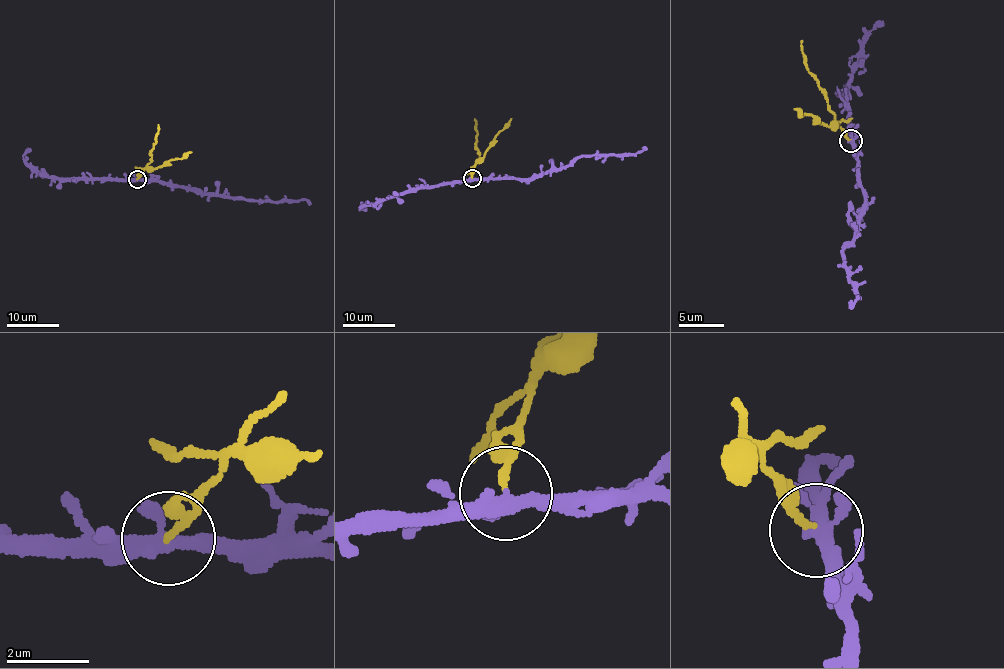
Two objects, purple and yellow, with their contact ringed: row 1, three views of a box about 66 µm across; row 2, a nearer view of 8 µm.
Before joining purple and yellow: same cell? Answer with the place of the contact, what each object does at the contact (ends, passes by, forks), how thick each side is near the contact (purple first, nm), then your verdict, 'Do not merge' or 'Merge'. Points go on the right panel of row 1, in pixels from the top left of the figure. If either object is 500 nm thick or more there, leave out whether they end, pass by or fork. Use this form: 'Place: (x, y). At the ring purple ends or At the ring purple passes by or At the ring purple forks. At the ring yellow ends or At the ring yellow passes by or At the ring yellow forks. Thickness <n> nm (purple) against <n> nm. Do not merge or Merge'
Place: (850, 140). At the ring purple passes by. At the ring yellow ends. Thickness 380 nm (purple) against 160 nm. Do not merge

